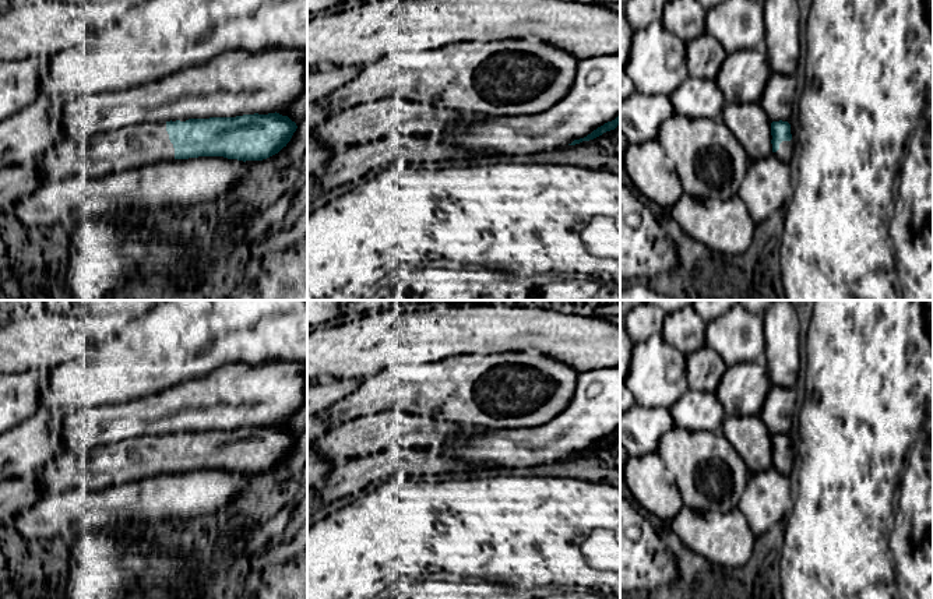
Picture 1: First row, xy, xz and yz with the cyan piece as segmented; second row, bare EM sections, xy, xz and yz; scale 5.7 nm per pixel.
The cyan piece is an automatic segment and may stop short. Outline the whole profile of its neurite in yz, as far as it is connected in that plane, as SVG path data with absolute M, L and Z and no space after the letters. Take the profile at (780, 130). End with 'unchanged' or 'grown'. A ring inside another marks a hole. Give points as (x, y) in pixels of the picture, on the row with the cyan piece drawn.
M772 121L771 123L771 144L772 154L781 158L785 163L789 165L793 155L793 142L791 134L791 124L788 121Z | grown

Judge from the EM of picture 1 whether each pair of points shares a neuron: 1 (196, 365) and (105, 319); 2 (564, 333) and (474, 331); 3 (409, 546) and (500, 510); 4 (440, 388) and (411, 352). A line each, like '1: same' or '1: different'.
1: different
2: same
3: same
4: different

